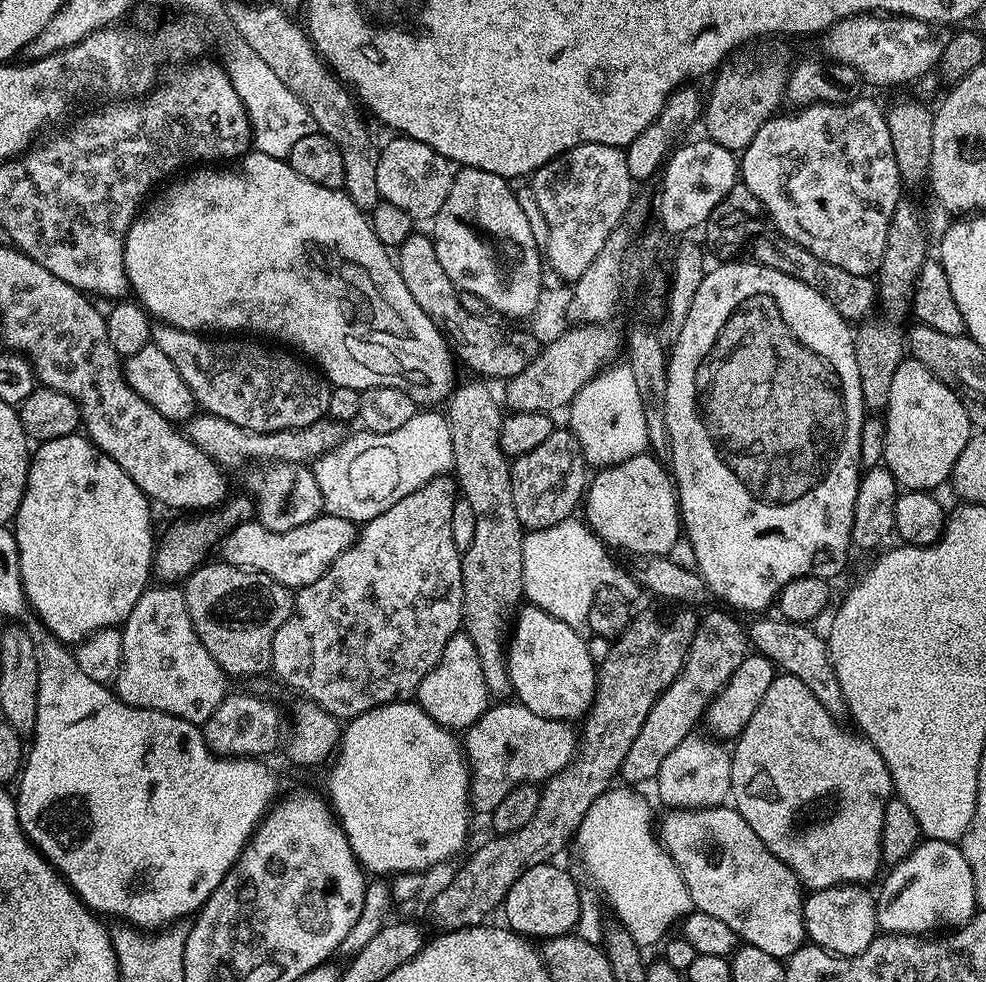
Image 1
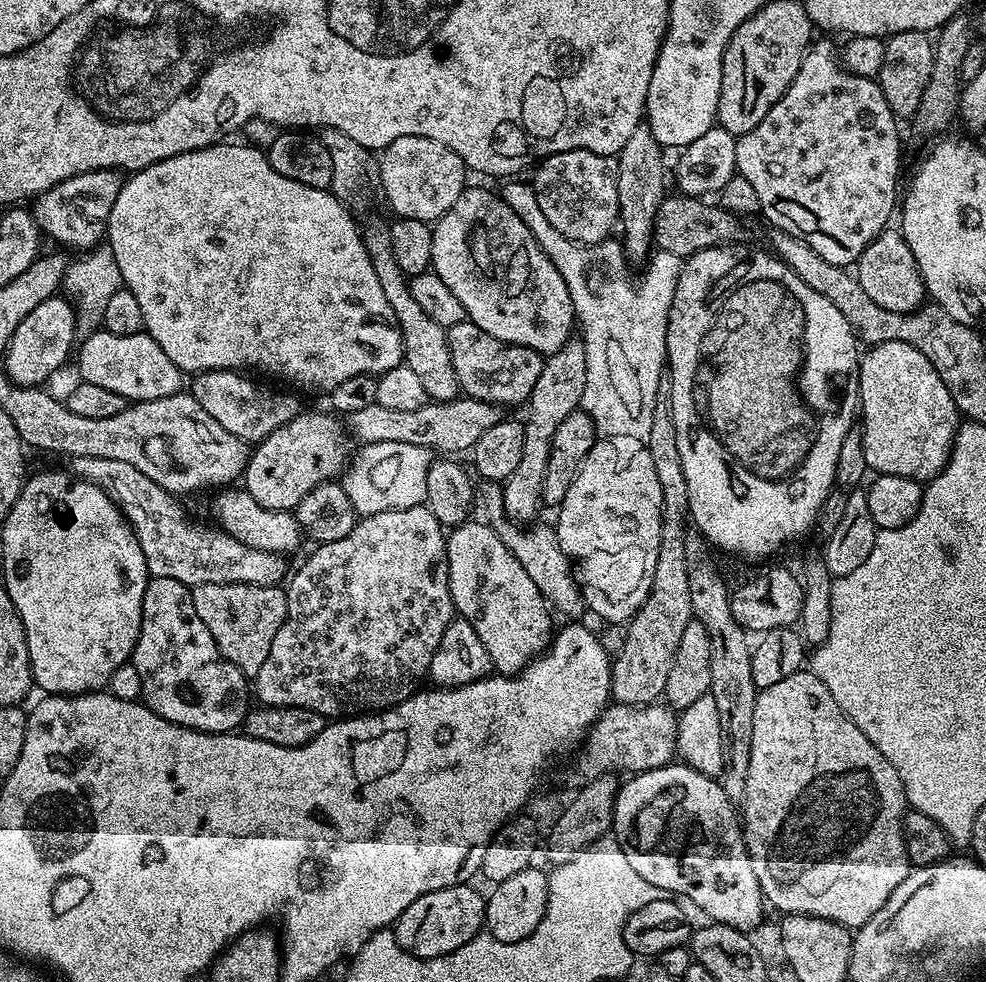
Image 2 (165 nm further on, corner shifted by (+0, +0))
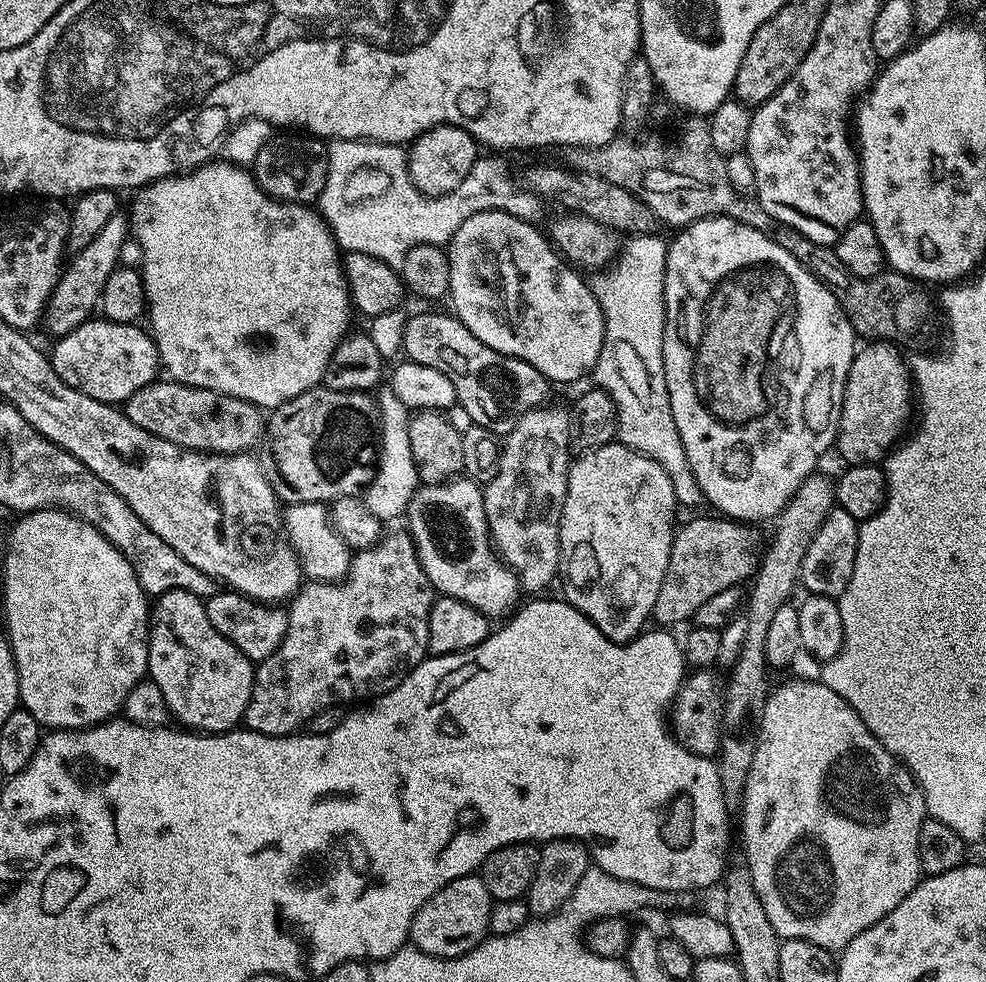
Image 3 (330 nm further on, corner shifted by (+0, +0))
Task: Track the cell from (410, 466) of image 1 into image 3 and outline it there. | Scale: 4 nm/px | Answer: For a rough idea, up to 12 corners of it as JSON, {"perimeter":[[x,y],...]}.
{"perimeter":[[379,397],[380,462],[362,499],[396,520],[421,483],[410,409]]}

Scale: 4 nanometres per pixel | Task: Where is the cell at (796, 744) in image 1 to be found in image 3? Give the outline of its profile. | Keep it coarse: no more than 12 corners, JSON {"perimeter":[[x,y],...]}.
{"perimeter":[[819,679],[769,695],[744,853],[836,954],[922,879],[924,792]]}

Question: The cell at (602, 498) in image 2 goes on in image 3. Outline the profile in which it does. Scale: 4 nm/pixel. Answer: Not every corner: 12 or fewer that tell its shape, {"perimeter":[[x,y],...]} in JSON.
{"perimeter":[[623,442],[568,469],[562,596],[608,640],[649,623],[672,480]]}

